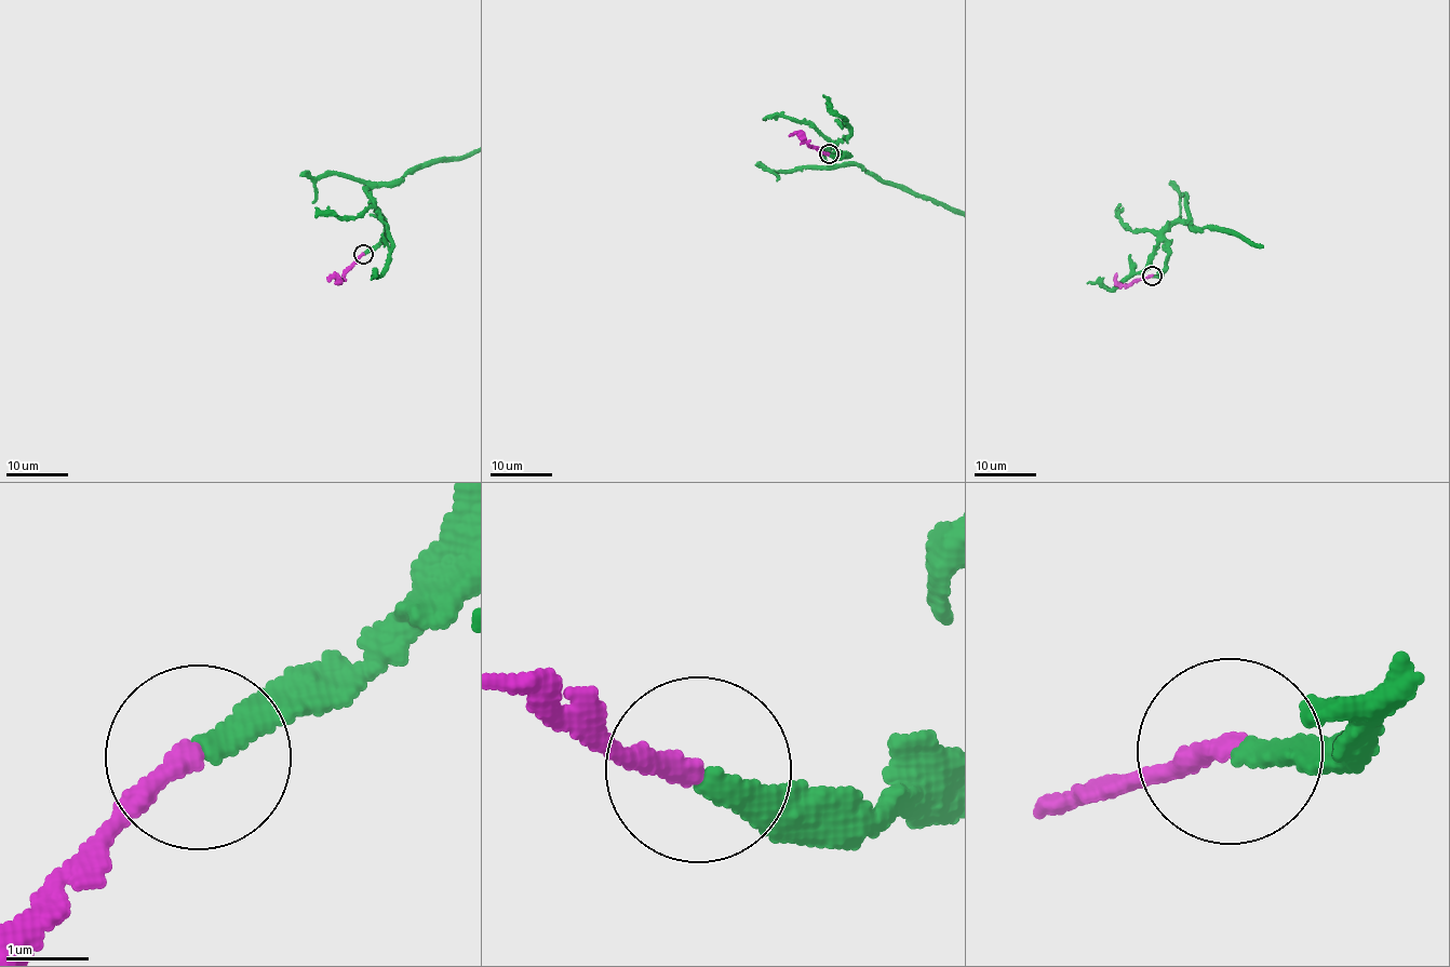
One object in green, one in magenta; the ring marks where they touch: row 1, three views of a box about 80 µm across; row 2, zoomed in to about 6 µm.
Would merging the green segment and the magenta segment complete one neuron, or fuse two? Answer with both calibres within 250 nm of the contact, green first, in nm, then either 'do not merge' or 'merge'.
280/240 nm | merge

